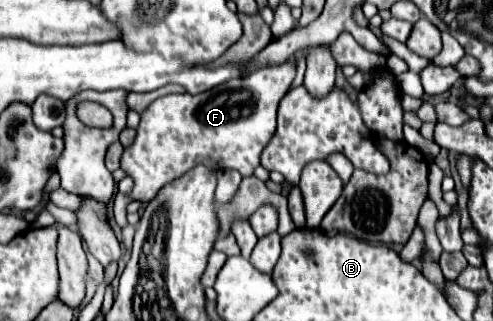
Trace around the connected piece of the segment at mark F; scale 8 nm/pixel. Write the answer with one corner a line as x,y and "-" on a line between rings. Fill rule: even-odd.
303,48
275,68
261,68
247,78
233,78
231,82
223,82
223,86
215,86
197,96
181,93
157,98
141,114
137,138
125,148
121,158
121,168
135,180
135,188
131,194
115,196
117,226
127,226
125,208
129,202
149,202
163,184
173,182
197,164
203,164
209,170
233,168
241,176
253,176
263,148
275,134
277,106
295,80
297,60
309,52
311,48

